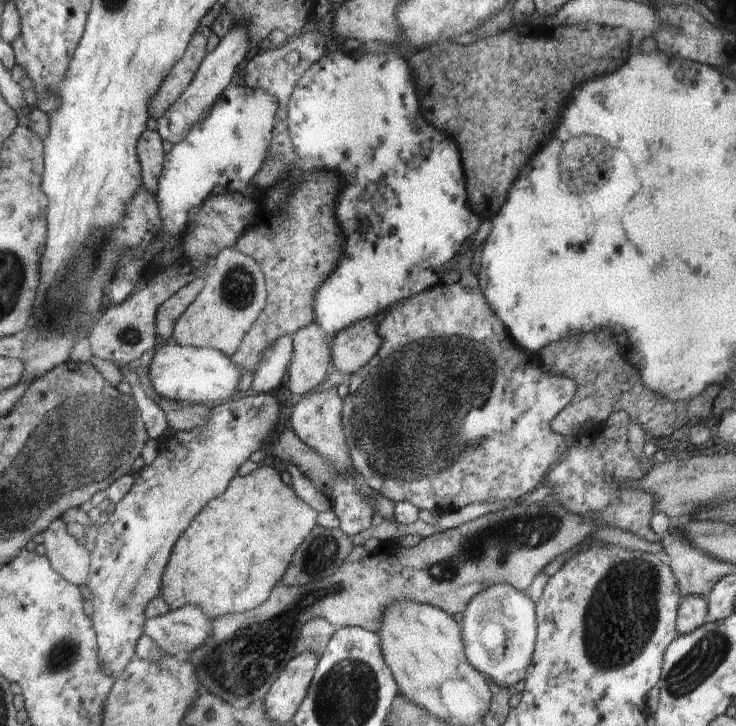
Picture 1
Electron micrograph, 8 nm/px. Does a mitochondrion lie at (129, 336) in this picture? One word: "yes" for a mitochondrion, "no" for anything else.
yes

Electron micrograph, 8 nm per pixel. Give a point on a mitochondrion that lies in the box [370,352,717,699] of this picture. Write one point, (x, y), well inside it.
(622, 614)

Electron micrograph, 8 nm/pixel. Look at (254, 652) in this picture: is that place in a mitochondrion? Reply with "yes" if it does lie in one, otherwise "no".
yes

